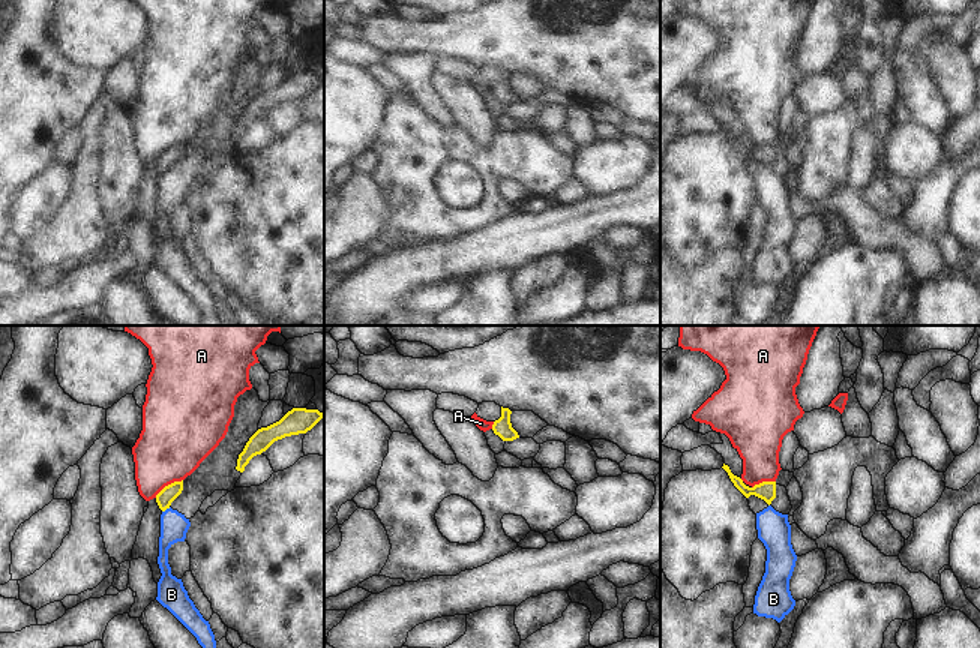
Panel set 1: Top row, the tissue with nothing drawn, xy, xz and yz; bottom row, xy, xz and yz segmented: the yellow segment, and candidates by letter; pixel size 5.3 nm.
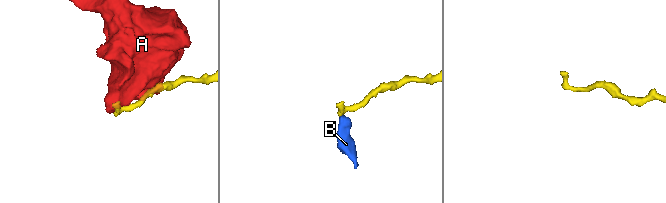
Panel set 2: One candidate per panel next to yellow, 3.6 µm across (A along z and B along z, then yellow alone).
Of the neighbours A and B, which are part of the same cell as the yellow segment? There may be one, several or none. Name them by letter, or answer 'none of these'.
none of these.

